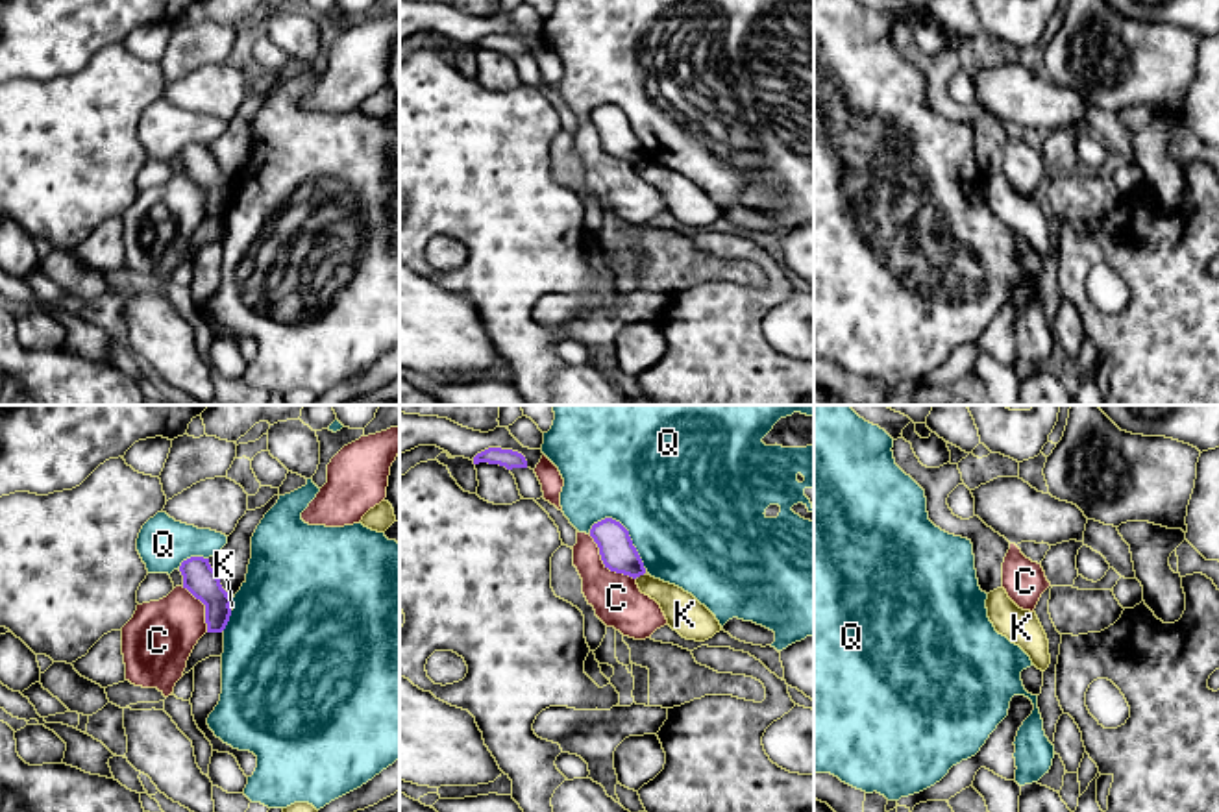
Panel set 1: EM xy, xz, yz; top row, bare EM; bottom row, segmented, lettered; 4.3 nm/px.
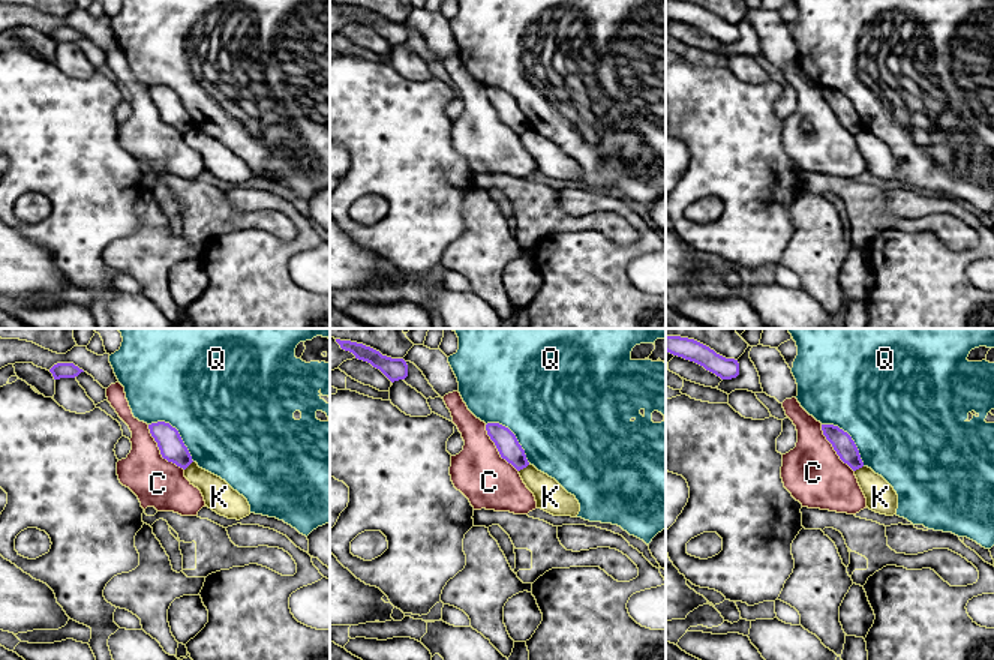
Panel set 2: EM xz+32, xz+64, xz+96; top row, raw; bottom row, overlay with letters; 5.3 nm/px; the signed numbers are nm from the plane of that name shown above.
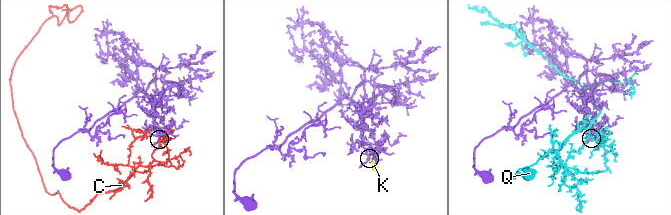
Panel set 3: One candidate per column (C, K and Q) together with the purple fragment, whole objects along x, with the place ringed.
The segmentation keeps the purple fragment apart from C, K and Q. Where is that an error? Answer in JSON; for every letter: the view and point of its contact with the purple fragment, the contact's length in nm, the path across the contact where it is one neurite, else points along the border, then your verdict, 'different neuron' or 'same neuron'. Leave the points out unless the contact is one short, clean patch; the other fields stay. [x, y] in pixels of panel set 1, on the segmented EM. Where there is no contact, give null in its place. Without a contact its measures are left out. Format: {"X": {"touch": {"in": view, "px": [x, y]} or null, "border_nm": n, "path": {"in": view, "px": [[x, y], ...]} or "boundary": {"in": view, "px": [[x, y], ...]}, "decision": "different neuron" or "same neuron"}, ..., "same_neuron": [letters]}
{"C": {"touch": {"in": "xz", "px": [605, 565]}, "border_nm": 300, "decision": "different neuron"}, "K": {"touch": {"in": "xz", "px": [640, 574]}, "border_nm": 30, "boundary": {"in": "xz", "px": [[642, 574], [639, 578]]}, "decision": "different neuron"}, "Q": {"touch": {"in": "xz", "px": [627, 531]}, "border_nm": 320, "decision": "different neuron"}, "same_neuron": []}

